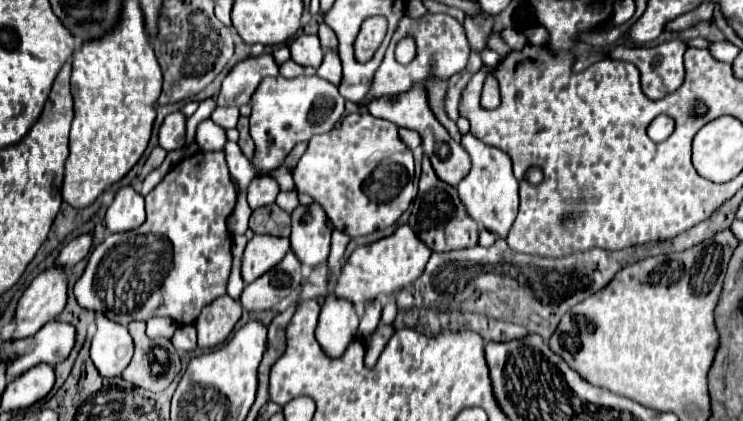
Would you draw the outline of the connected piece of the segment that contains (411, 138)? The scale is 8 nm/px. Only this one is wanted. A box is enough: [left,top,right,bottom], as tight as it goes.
[398,127,420,149]

